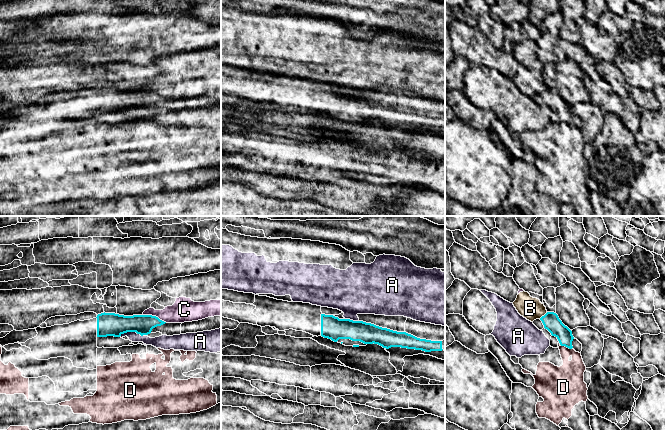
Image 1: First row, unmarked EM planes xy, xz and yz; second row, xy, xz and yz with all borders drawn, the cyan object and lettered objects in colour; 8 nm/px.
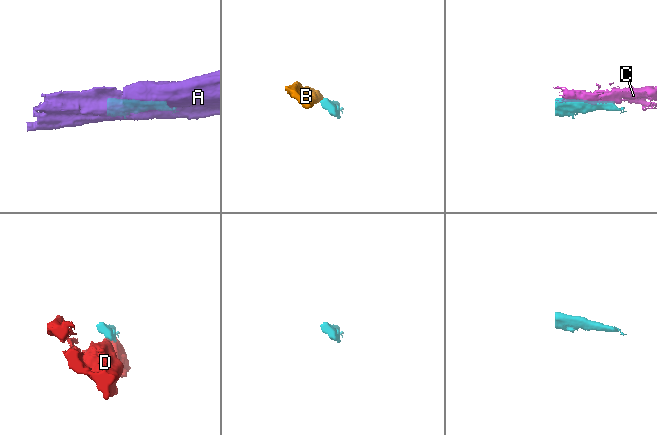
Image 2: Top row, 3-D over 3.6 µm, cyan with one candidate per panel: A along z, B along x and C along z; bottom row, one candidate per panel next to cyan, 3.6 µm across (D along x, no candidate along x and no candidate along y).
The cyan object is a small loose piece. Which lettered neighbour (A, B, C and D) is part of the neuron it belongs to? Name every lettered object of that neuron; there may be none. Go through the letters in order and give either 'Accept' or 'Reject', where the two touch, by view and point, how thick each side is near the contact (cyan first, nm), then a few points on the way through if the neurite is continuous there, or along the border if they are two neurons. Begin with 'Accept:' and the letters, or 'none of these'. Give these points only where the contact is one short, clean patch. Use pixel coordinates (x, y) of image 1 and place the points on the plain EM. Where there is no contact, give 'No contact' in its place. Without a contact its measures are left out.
Accept: none of these
A: Reject. Touches cyan at xy (131, 107). Thickness 190 nm (cyan) against 100 nm
B: Reject. Touches cyan at yz (544, 91). Thickness 140 nm (cyan) against 180 nm. Boundary: yz (547, 88), (539, 94)
C: Reject. Touches cyan at xy (155, 92). Thickness 160 nm (cyan) against 190 nm
D: Reject. Touches cyan at yz (566, 122). Thickness 140 nm (cyan) against 240 nm

